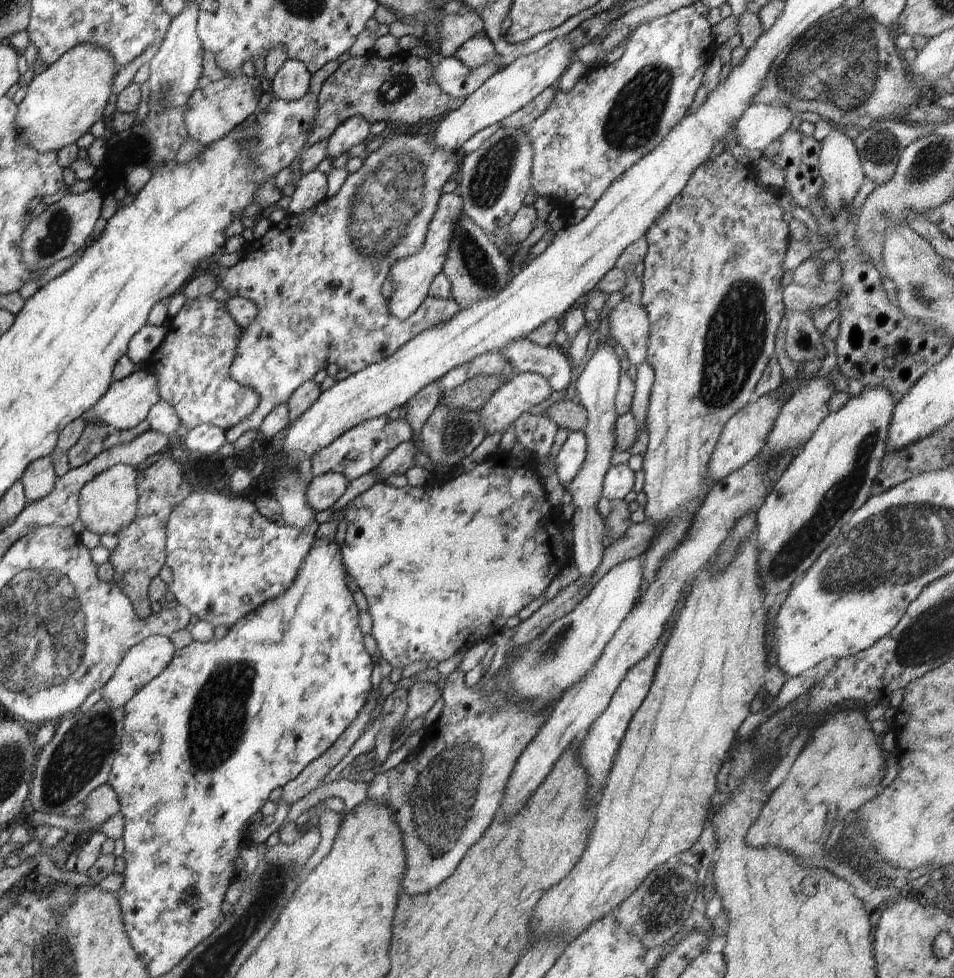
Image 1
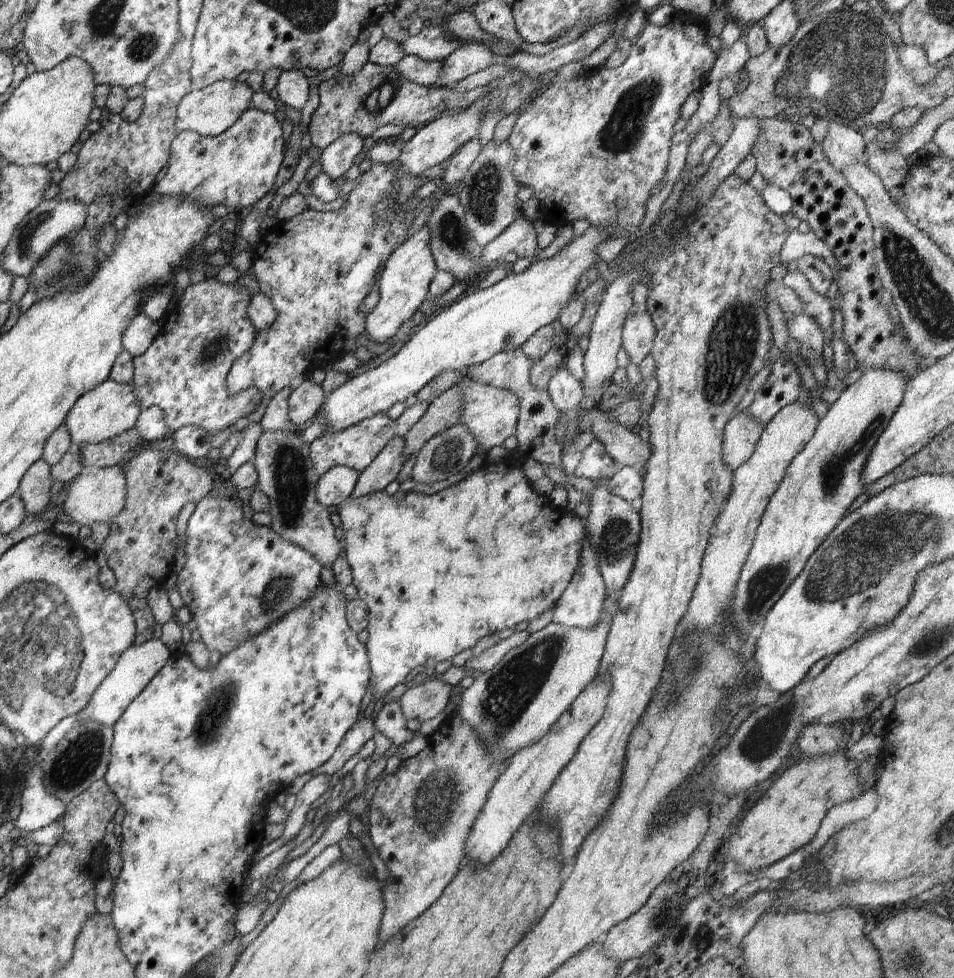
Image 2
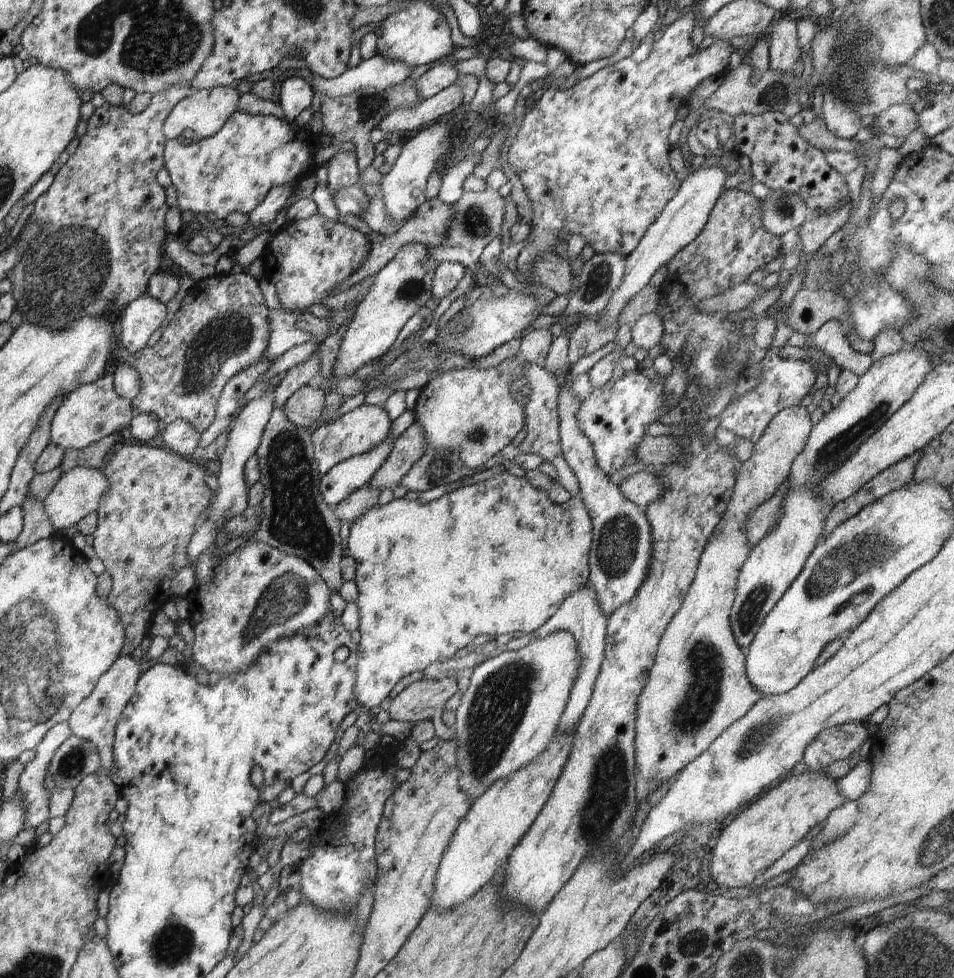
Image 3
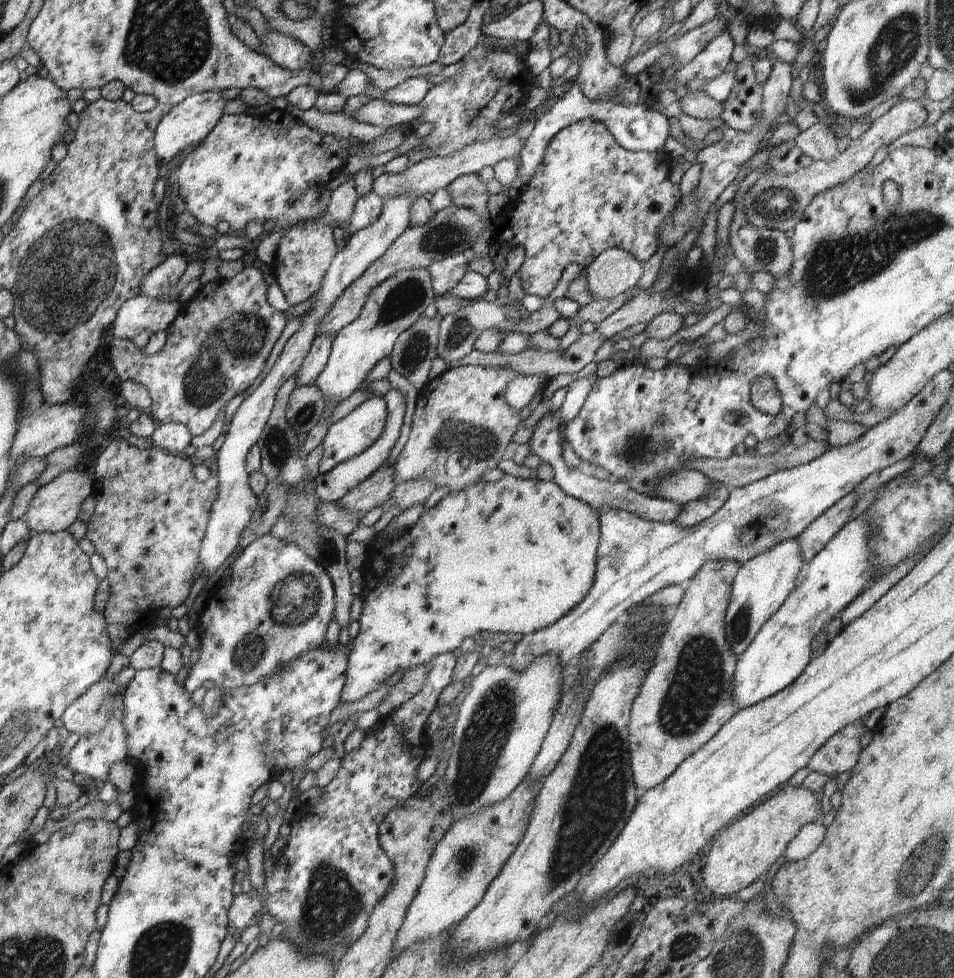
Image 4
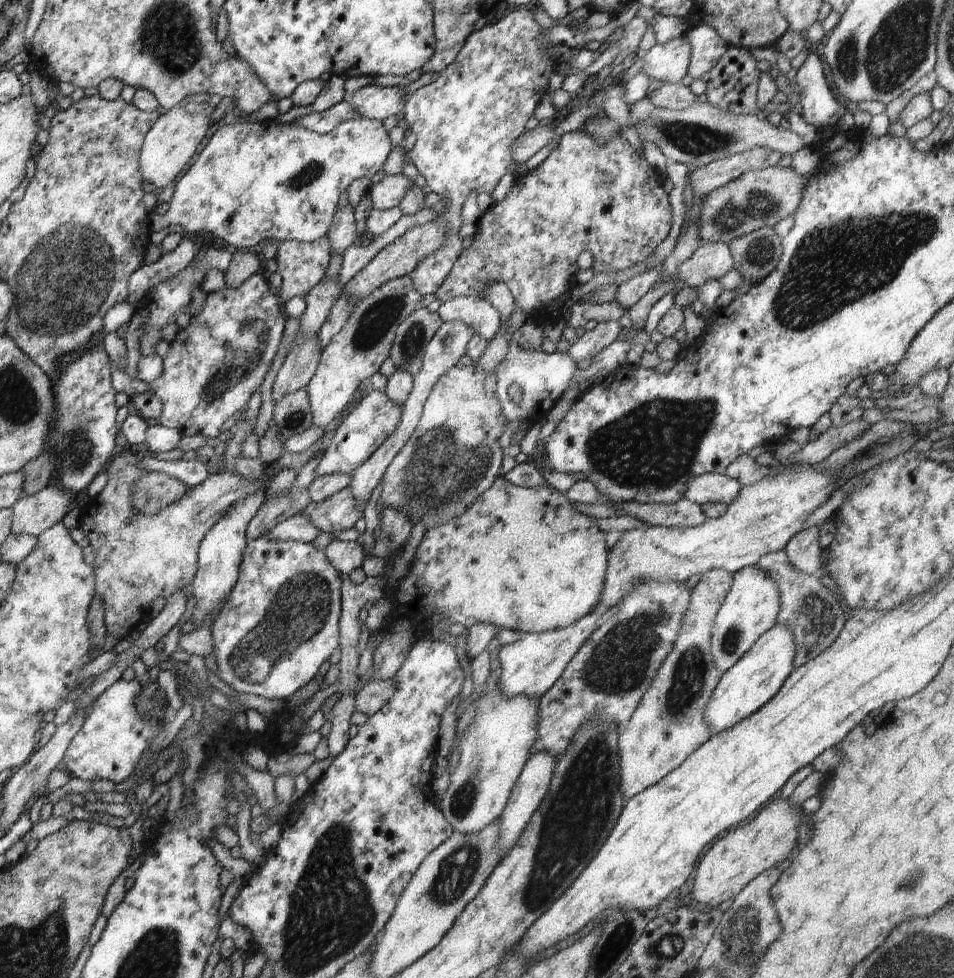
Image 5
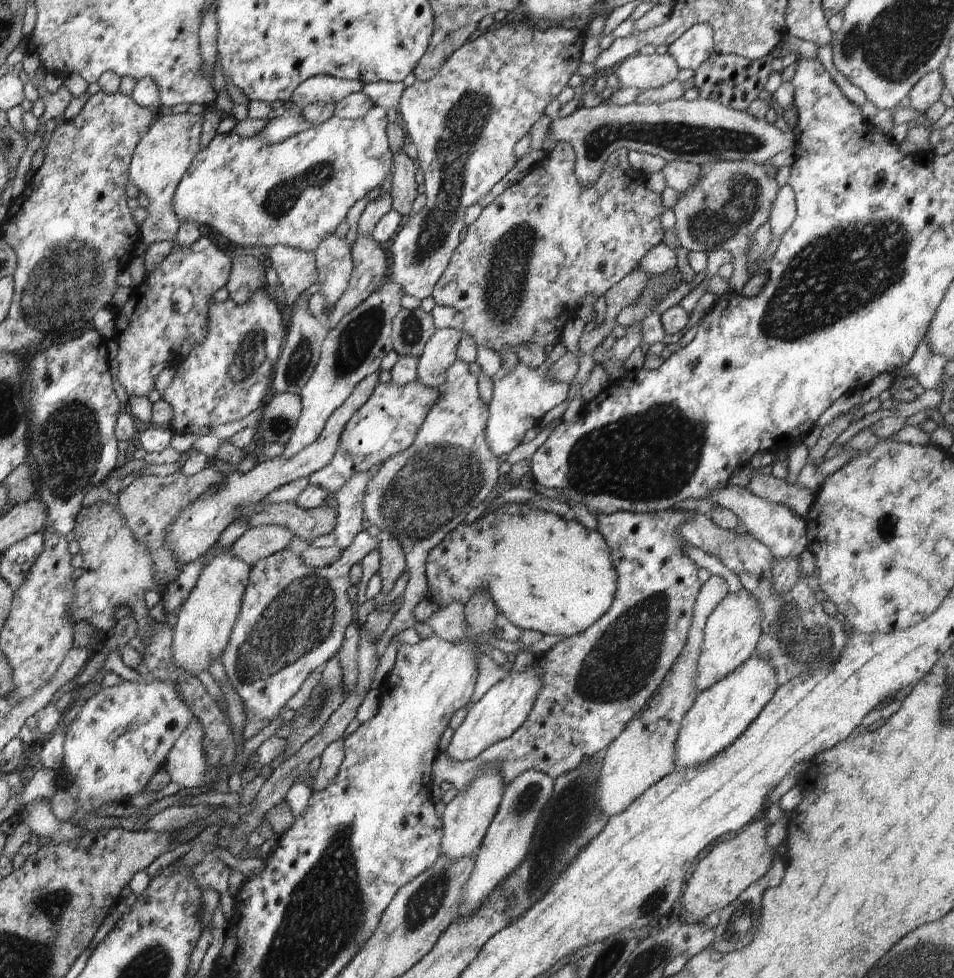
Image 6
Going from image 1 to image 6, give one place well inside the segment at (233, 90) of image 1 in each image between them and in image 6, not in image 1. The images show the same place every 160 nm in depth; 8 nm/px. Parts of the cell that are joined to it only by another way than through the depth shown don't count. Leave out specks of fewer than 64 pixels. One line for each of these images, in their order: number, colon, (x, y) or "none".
2: (209, 111)
3: (205, 112)
4: (188, 122)
5: (167, 149)
6: (161, 158)

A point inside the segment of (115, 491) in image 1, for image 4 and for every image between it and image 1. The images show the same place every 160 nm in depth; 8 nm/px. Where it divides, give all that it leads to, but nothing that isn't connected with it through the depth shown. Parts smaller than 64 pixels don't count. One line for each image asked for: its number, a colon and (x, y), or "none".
2: (95, 496)
3: (79, 492)
4: (56, 506)

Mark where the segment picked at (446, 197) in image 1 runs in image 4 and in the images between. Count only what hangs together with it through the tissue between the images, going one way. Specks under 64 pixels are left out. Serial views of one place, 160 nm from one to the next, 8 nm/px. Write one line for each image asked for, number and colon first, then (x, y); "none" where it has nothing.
2: (408, 272)
3: (403, 285)
4: (393, 306)

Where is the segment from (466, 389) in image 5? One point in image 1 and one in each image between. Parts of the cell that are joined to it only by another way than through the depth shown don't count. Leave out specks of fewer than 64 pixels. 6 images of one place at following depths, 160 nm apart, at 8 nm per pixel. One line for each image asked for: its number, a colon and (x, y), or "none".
1: (524, 391)
2: (490, 413)
3: (471, 411)
4: (462, 425)

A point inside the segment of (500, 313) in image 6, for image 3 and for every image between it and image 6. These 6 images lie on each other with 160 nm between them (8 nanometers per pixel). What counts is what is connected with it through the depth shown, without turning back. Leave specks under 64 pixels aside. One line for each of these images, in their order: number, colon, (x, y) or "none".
3: (594, 158)
4: (589, 194)
5: (605, 199)

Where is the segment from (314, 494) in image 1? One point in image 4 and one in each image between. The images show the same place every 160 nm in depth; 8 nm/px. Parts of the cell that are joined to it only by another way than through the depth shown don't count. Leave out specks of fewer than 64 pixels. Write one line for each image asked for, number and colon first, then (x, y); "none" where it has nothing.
2: (478, 531)
3: (495, 557)
4: (527, 551)

